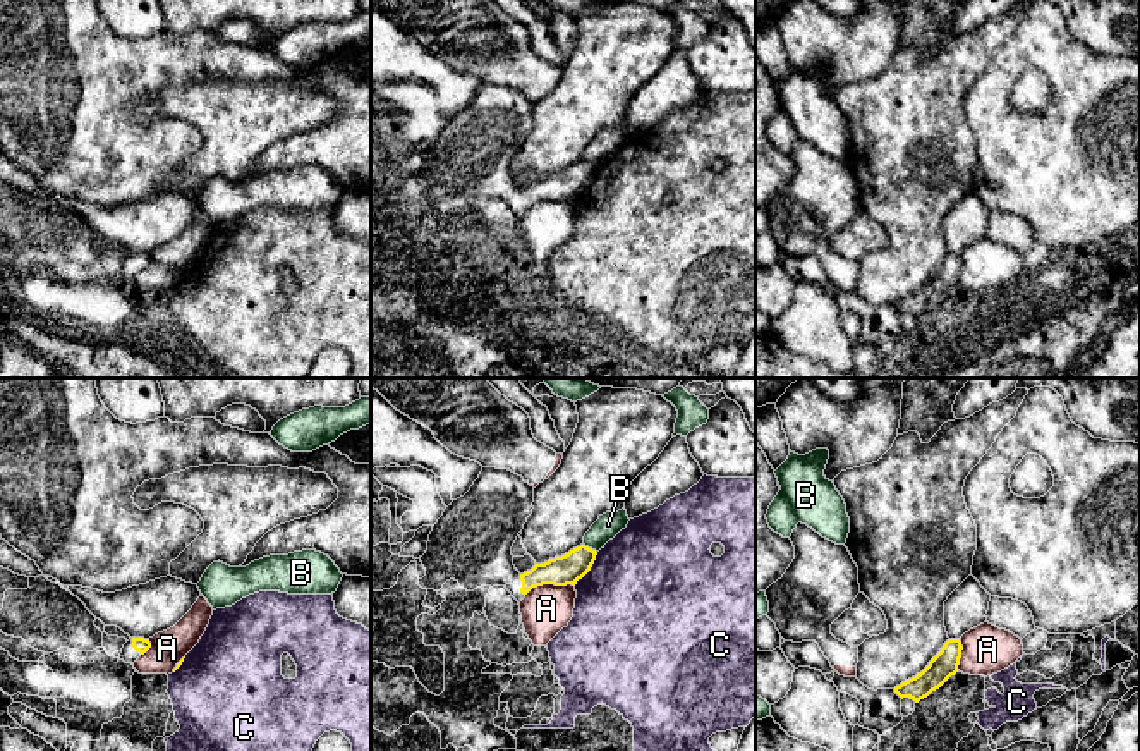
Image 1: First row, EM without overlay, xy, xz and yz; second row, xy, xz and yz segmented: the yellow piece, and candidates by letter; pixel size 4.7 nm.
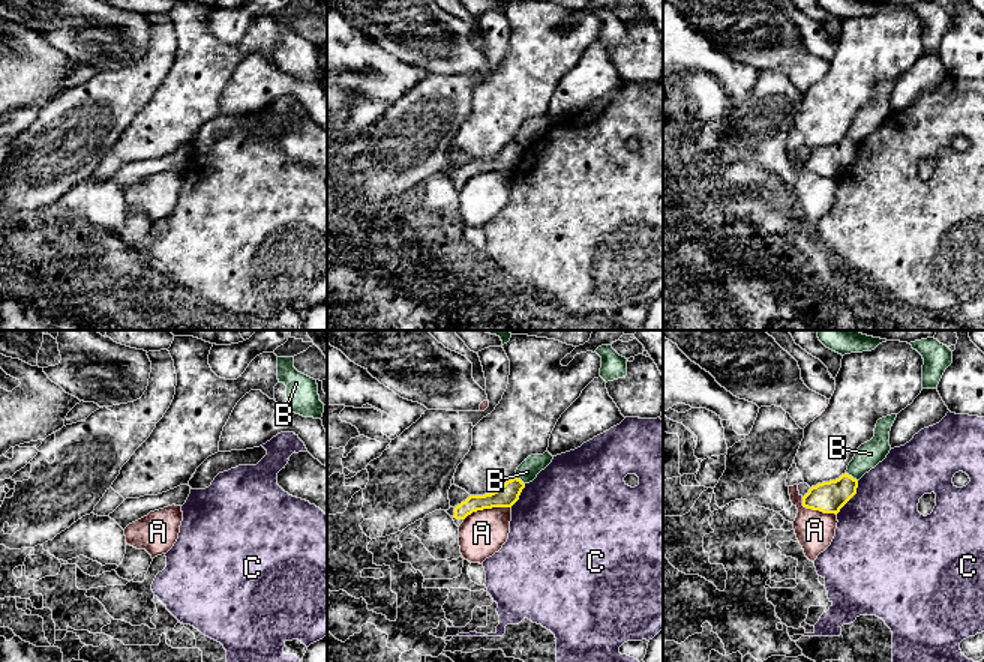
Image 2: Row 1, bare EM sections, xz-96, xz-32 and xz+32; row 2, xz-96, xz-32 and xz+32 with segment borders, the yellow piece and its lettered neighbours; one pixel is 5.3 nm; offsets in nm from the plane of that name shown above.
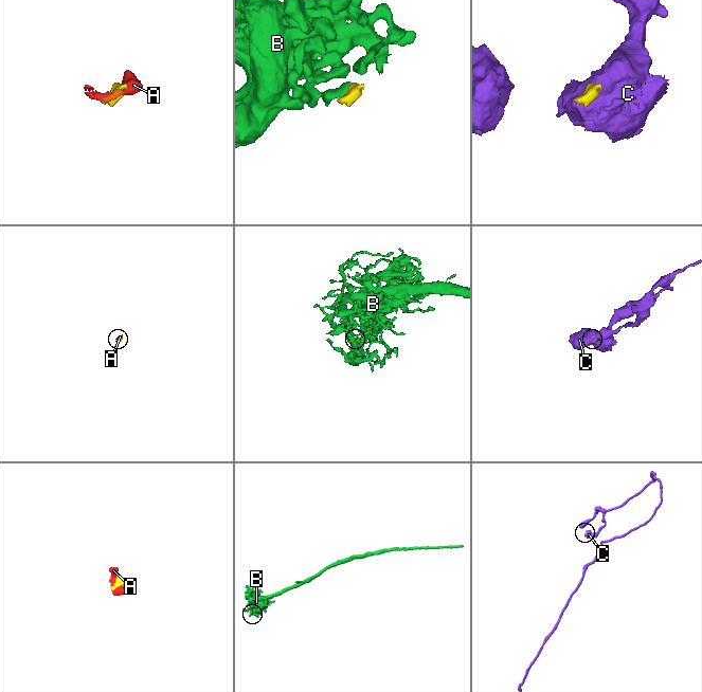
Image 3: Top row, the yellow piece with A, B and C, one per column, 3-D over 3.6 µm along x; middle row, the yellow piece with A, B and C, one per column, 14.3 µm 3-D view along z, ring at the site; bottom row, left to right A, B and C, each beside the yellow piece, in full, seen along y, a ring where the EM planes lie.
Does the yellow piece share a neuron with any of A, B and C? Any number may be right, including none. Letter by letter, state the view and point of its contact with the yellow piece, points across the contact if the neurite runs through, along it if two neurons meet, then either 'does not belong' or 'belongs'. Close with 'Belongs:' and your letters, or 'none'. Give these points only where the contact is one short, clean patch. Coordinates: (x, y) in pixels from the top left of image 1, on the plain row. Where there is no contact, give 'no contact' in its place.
A: contact xz (550, 198); does not belong
B: contact xz (591, 164); border xz (584, 158), (596, 167); does not belong
C: contact xz (589, 184); does not belong
Belongs: none

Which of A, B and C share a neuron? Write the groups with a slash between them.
A B / C

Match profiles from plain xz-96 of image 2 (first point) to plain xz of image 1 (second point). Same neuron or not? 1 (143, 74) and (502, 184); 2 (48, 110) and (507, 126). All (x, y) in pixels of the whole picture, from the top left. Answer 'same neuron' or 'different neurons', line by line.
1: same neuron
2: same neuron

